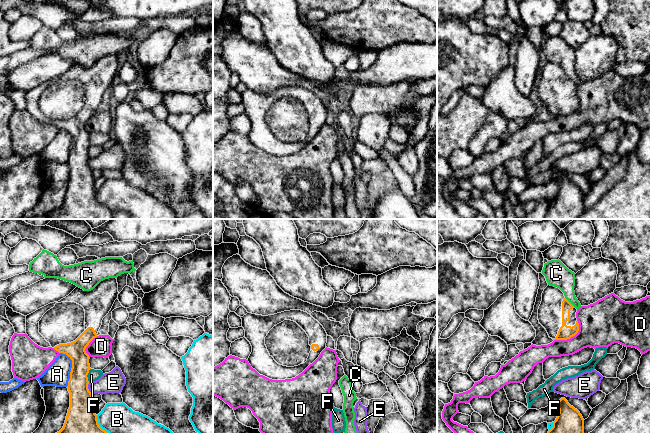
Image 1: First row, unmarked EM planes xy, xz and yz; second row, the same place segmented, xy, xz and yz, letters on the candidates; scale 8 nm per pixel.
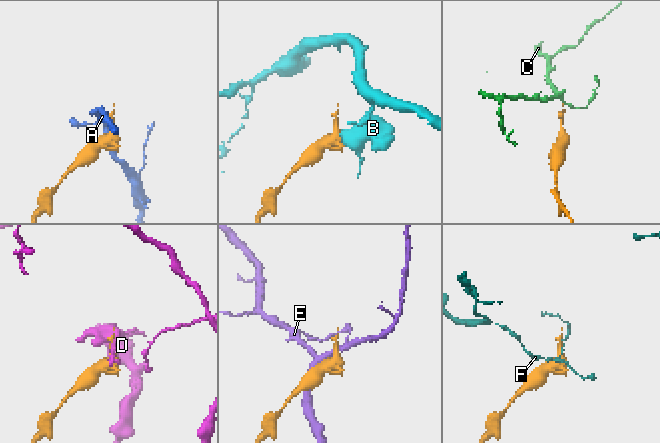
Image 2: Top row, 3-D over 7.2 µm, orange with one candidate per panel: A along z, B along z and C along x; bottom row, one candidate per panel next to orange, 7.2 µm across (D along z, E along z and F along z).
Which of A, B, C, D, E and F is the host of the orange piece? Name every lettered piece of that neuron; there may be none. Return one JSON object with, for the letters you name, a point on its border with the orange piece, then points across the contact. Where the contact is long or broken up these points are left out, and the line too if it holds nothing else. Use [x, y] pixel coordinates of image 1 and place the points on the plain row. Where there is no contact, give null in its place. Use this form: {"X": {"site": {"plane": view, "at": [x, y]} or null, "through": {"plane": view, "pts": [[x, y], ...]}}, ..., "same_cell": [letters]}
{"same_cell": []}

